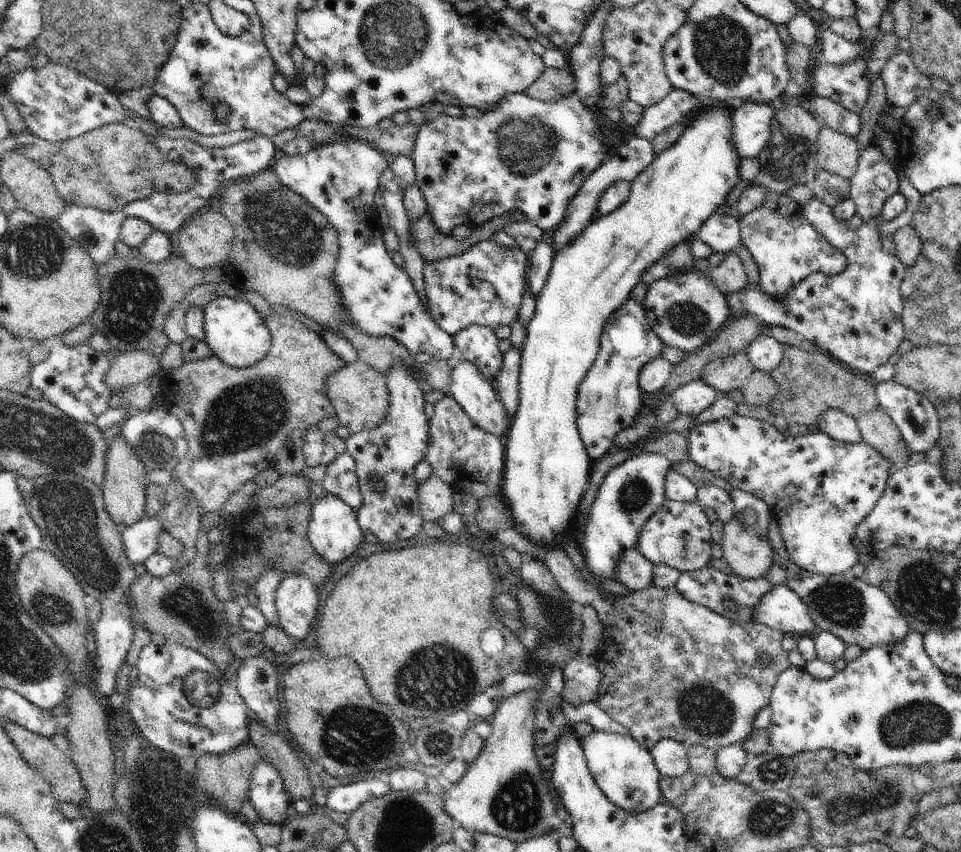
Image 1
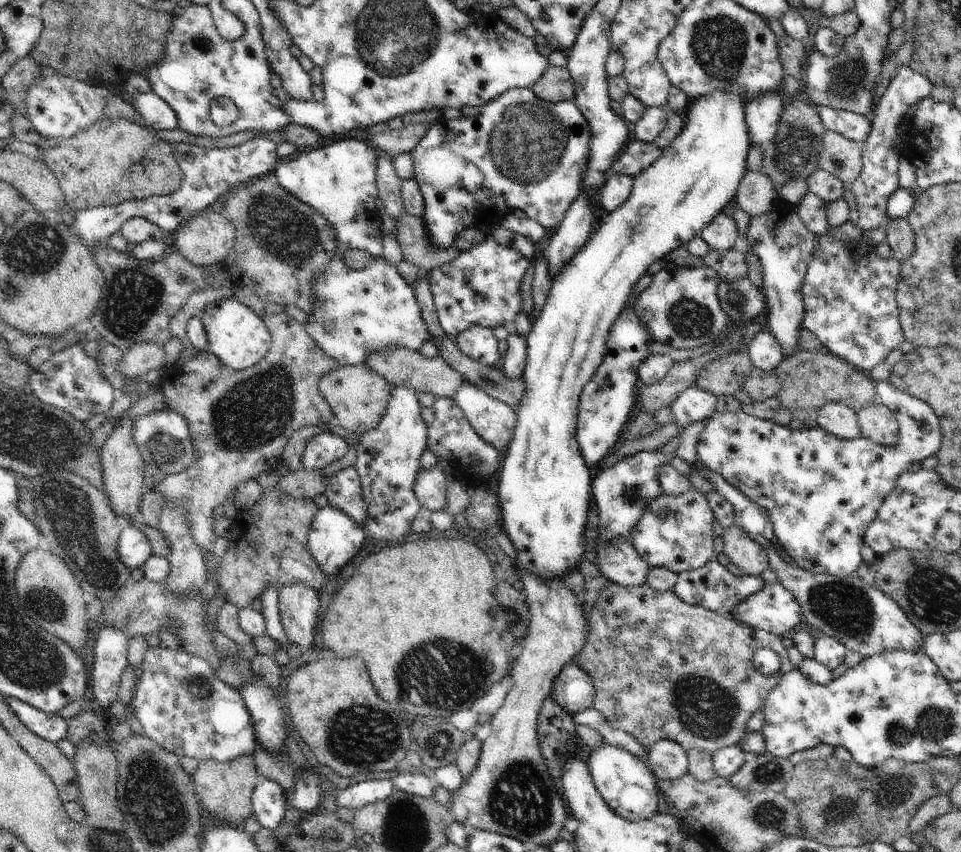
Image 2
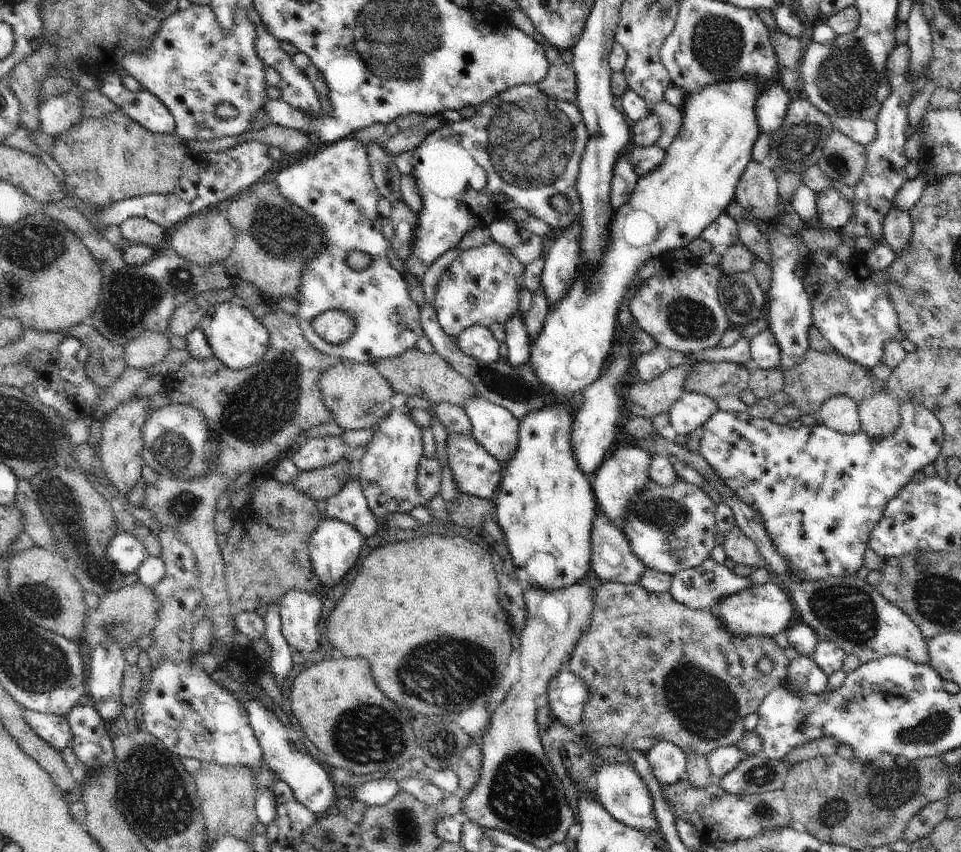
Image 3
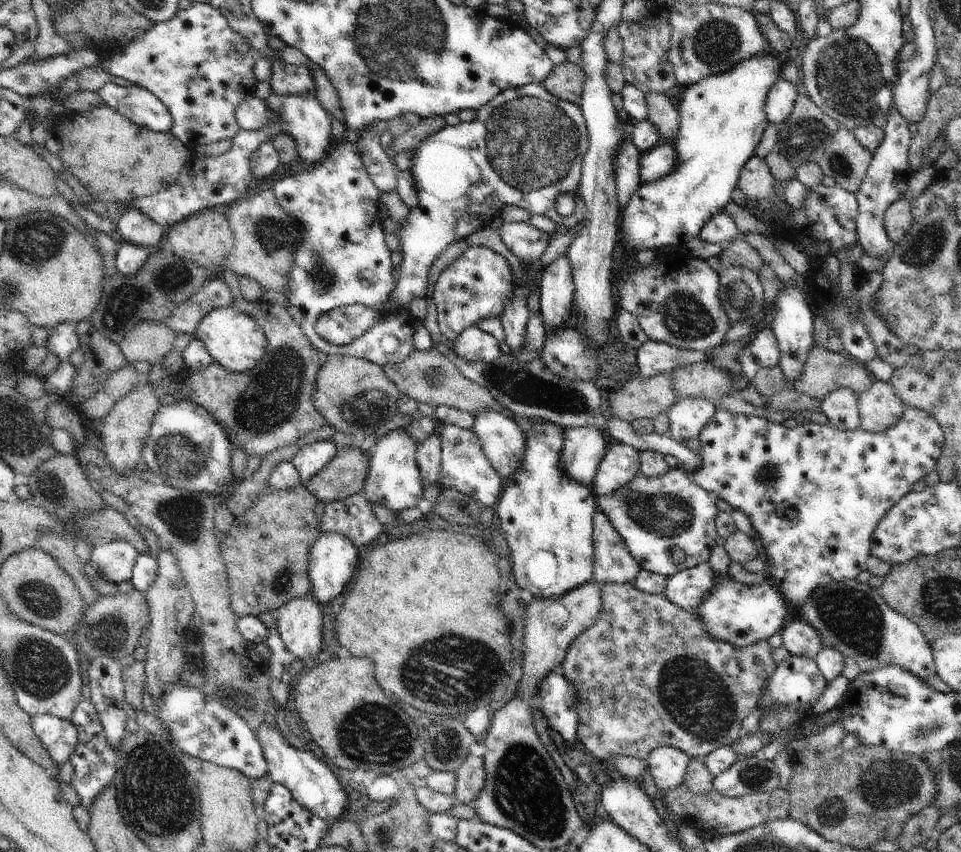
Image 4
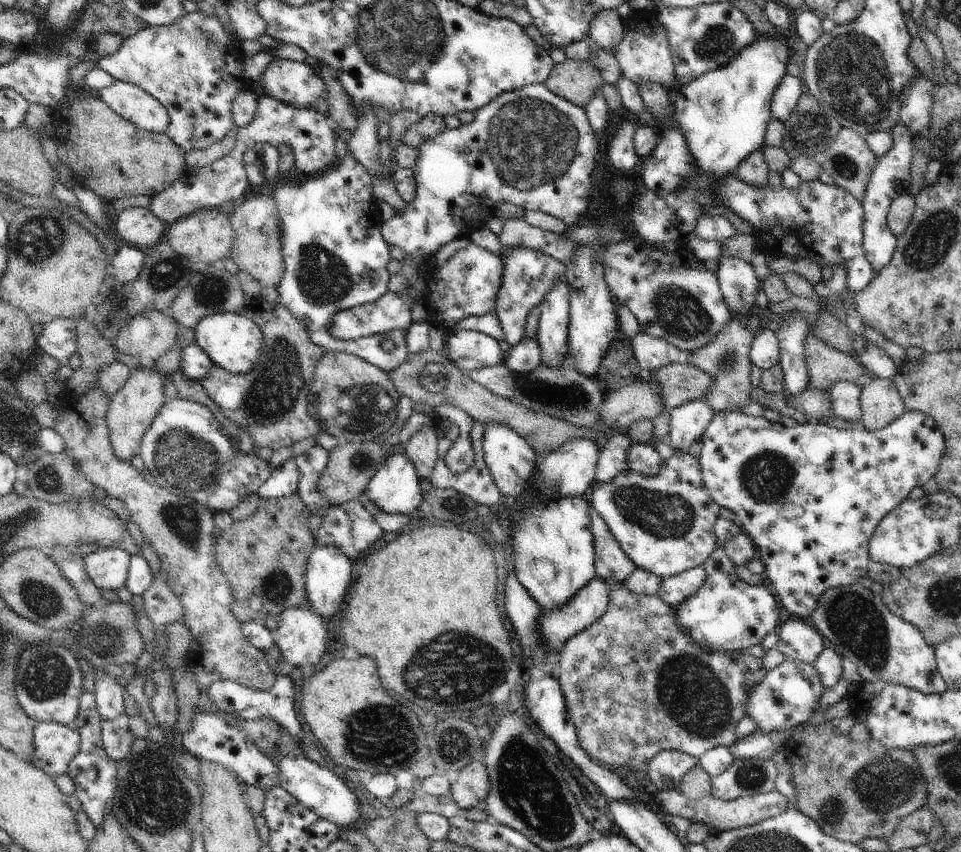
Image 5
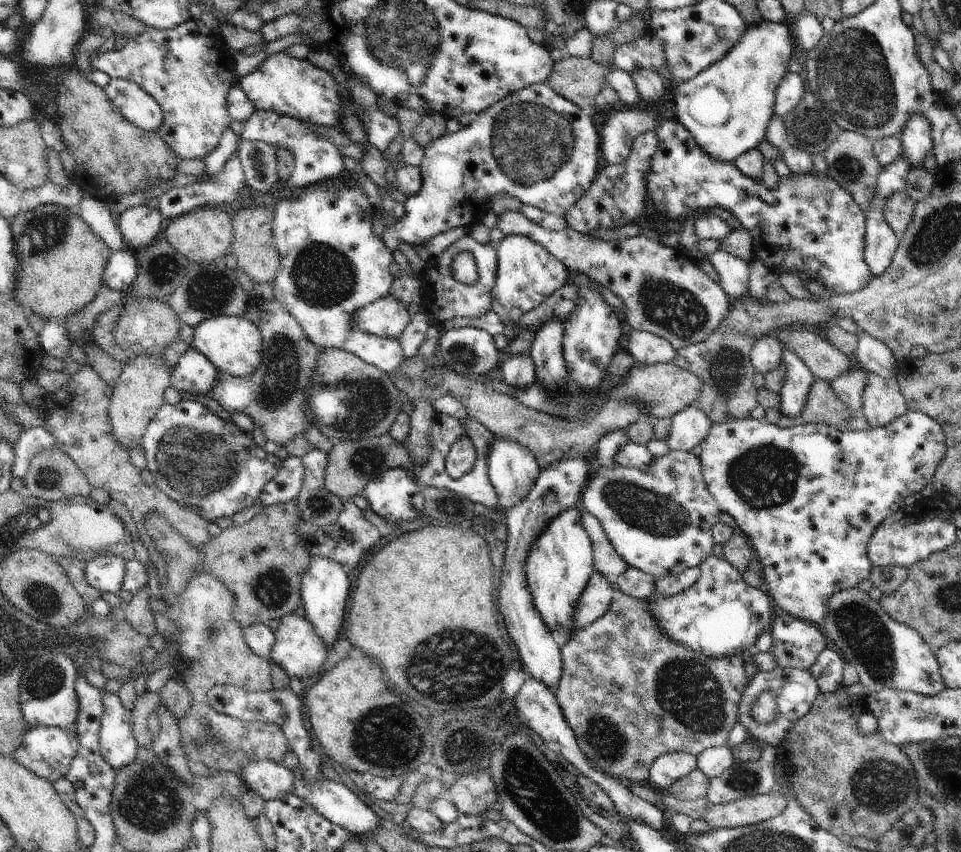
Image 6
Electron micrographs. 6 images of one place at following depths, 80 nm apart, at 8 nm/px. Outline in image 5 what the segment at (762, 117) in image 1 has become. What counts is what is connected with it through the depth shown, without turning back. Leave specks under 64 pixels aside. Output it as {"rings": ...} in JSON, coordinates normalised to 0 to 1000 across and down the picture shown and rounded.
{"rings":[[[816,88],[804,110],[802,136],[816,143],[821,134],[824,134],[829,117],[837,109],[836,102],[836,94],[832,90]]]}

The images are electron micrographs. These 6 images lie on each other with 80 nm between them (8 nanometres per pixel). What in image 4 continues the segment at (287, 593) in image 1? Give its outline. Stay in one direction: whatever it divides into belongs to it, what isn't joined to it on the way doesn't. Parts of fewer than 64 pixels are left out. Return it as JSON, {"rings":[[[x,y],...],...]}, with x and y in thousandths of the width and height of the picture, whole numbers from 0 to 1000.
{"rings":[[[319,697],[316,702],[303,703],[297,707],[288,717],[288,742],[294,751],[297,759],[308,771],[307,777],[329,772],[335,763],[335,715],[332,708]]]}

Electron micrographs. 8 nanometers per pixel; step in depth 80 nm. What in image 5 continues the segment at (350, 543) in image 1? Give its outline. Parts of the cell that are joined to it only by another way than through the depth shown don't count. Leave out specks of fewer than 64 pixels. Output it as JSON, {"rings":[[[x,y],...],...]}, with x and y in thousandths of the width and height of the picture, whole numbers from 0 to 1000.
{"rings":[[[350,642],[327,643],[317,671],[318,710],[340,732],[358,712],[358,701],[366,685],[367,660]]]}

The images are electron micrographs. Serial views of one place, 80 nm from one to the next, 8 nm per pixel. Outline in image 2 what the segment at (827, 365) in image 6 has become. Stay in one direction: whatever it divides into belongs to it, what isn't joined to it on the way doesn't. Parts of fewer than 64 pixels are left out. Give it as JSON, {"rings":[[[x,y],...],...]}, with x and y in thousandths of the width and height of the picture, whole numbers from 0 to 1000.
{"rings":[[[832,408],[817,421],[804,435],[813,444],[813,457],[809,462],[813,479],[824,484],[830,491],[847,498],[853,480],[864,471],[877,472],[891,484],[913,469],[911,455],[914,448],[904,438],[891,432],[873,418],[860,412],[839,412]]]}

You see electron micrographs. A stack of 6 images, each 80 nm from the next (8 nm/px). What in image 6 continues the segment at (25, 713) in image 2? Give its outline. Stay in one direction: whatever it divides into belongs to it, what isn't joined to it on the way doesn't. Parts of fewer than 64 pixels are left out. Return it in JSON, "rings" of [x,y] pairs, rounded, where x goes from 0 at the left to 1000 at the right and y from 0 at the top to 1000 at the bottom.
{"rings":[[[37,853],[27,859],[21,878],[12,881],[8,887],[56,921],[58,917],[68,913],[81,879],[82,866],[77,858],[62,853]]]}

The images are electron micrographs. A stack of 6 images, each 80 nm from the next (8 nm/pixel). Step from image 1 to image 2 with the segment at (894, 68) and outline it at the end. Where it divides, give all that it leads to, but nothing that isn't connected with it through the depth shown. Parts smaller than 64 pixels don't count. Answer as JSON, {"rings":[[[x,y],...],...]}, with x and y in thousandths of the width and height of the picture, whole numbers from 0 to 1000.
{"rings":[[[947,76],[940,77],[934,81],[933,88],[927,94],[908,129],[906,156],[898,170],[898,196],[895,207],[884,218],[894,249],[892,264],[898,272],[912,271],[924,257],[924,234],[937,221],[934,194],[939,183],[934,177],[934,148],[941,143],[941,135],[947,123],[968,113],[971,103],[972,100],[961,88],[949,82]]]}

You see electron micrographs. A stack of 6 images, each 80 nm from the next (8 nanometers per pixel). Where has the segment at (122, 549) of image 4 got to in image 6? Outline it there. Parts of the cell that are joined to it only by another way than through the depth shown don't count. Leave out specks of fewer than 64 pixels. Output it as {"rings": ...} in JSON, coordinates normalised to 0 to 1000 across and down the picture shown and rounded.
{"rings":[[[106,651],[91,661],[89,681],[108,695],[124,696],[130,675],[131,656],[121,651]]]}

